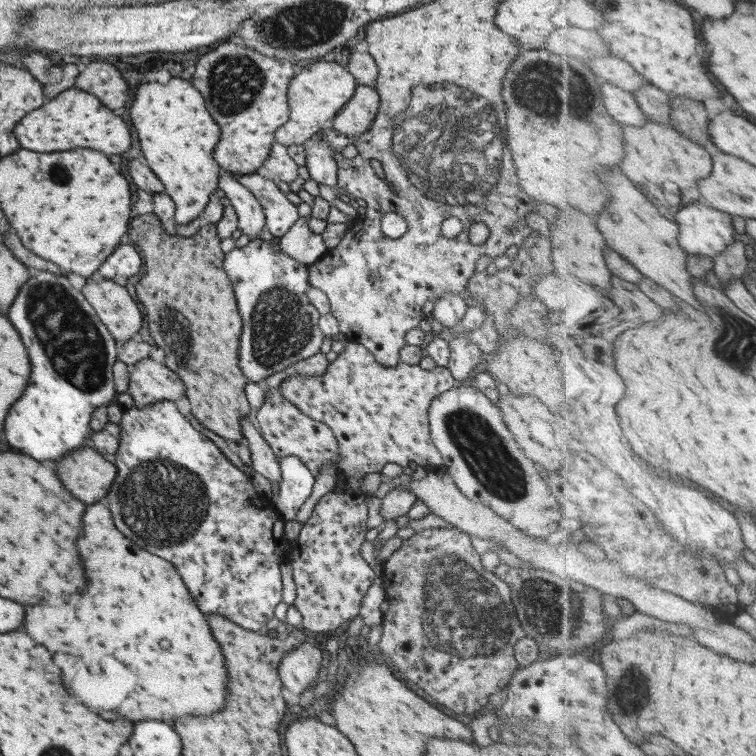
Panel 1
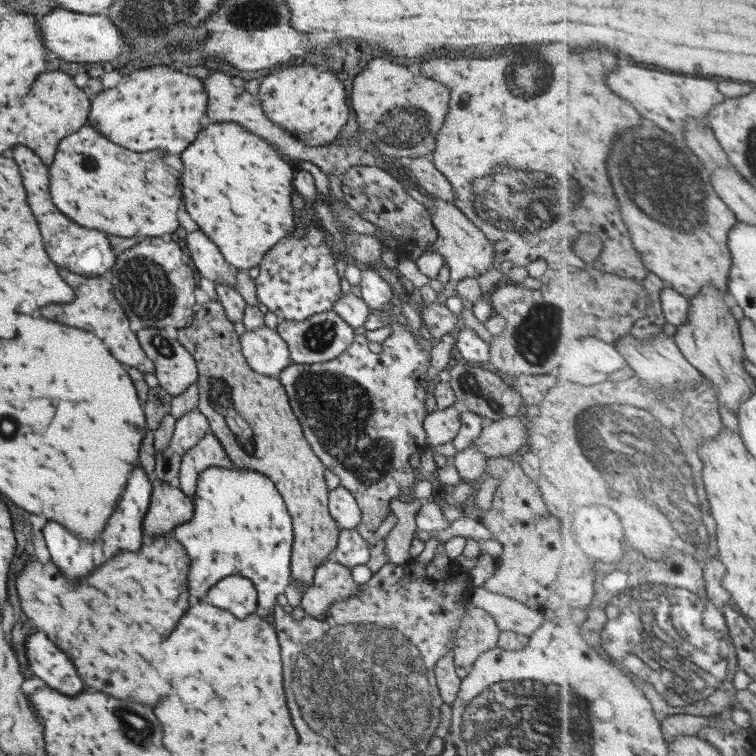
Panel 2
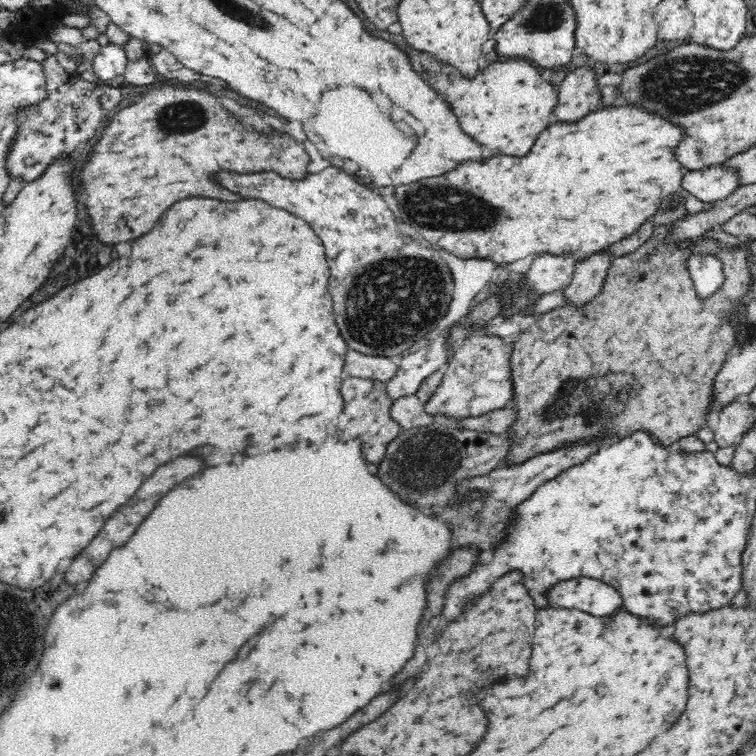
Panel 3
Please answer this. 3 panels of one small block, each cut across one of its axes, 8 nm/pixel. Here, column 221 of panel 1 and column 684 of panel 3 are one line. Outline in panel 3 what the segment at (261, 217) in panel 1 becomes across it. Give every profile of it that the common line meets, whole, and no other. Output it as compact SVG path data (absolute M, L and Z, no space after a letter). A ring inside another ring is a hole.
M714 165L700 170L686 170L682 178L682 189L702 202L722 200L740 188L740 175L736 169Z

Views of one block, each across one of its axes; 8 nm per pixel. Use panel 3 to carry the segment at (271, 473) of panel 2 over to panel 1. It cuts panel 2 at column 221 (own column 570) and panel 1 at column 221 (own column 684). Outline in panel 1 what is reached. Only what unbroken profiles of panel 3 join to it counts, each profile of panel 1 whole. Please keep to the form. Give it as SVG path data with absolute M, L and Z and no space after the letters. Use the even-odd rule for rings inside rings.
M153 214L136 216L130 220L137 248L143 258L144 273L135 285L136 296L142 302L148 318L148 330L156 346L164 348L165 365L180 374L185 386L185 401L191 414L205 428L217 436L228 439L232 445L242 442L242 418L250 416L246 398L246 376L238 366L238 336L243 322L237 307L234 291L223 269L225 253L220 248L221 238L214 223L206 223L196 234L185 237L170 234Z

